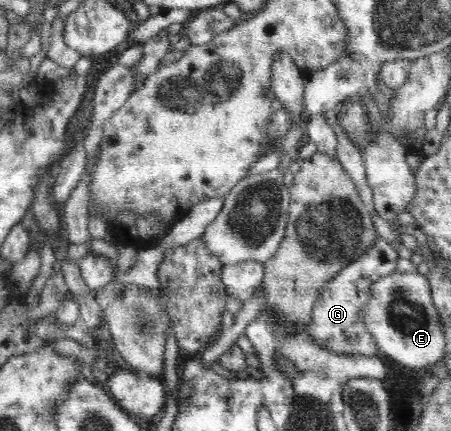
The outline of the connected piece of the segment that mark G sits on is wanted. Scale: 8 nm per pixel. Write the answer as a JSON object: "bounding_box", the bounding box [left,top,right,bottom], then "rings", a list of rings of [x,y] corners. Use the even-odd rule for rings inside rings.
{"bounding_box":[309,238,400,357],"rings":[[[383,238],[380,239],[359,259],[347,263],[335,277],[330,279],[323,287],[320,296],[315,300],[309,326],[309,335],[321,347],[337,355],[366,355],[377,357],[380,352],[377,342],[363,324],[361,309],[366,307],[371,297],[371,285],[385,275],[396,271],[397,260],[400,255]]]}

